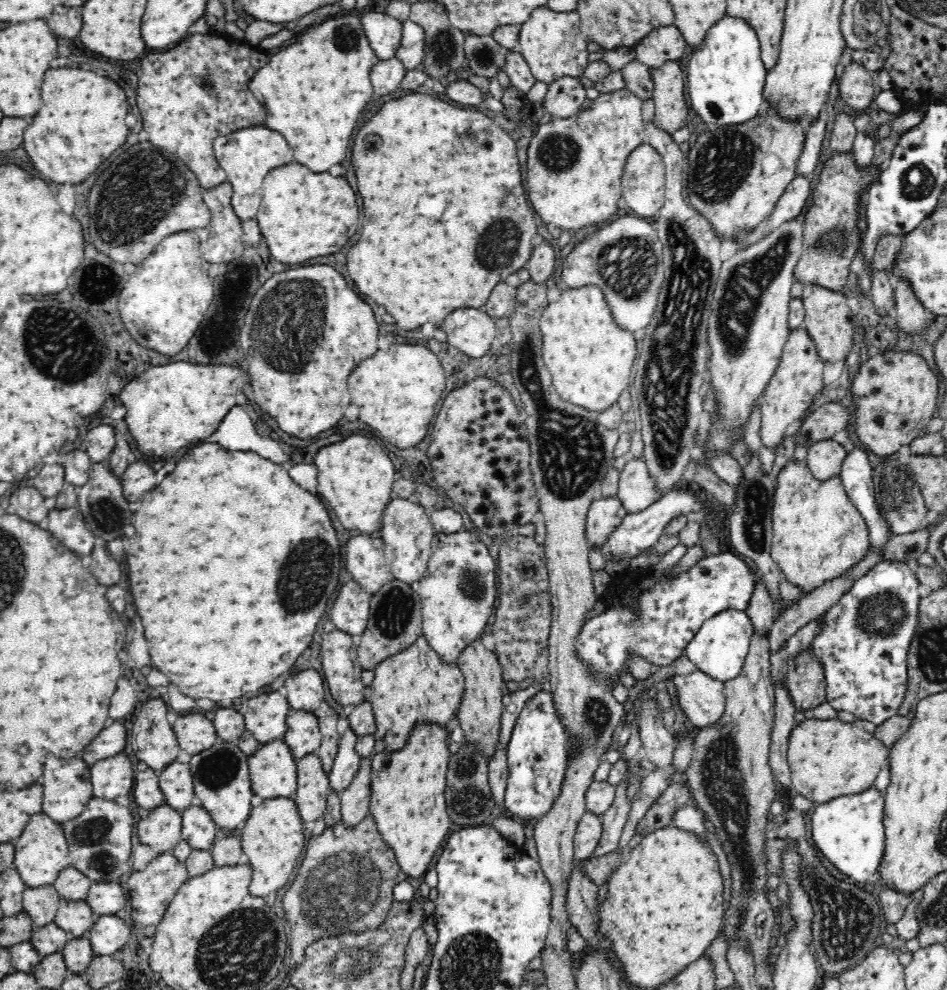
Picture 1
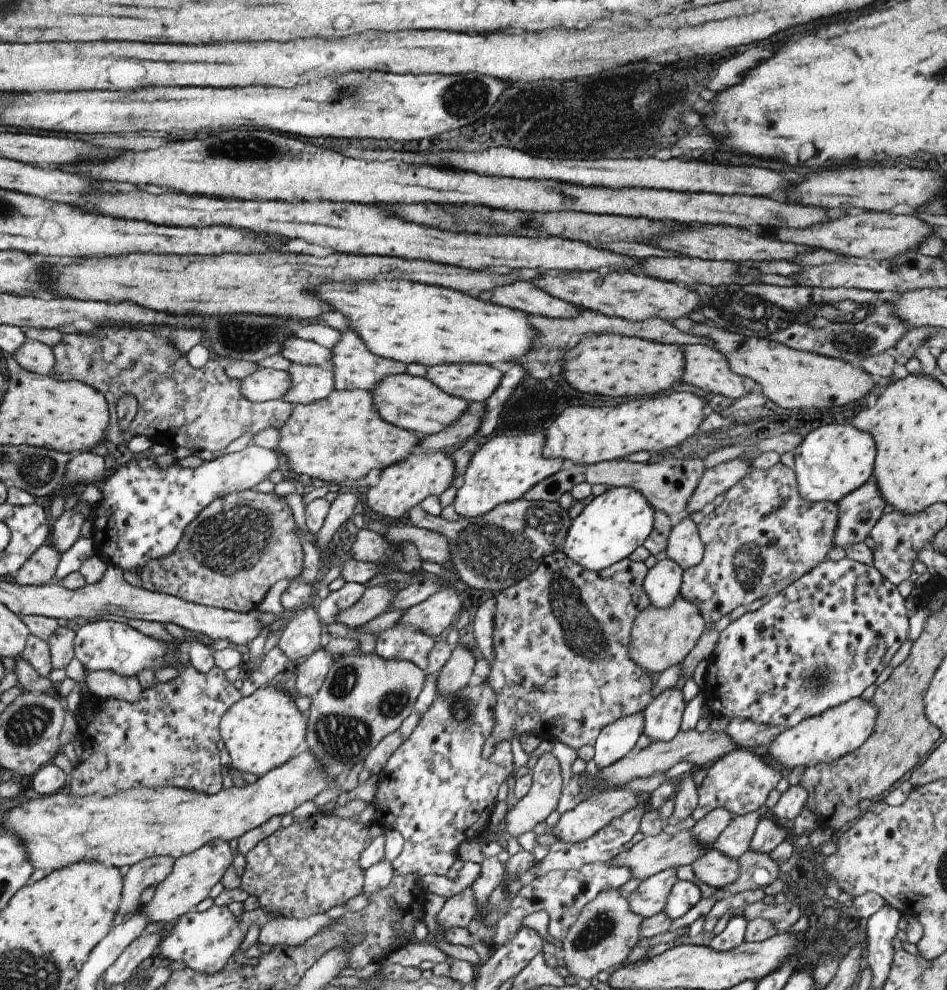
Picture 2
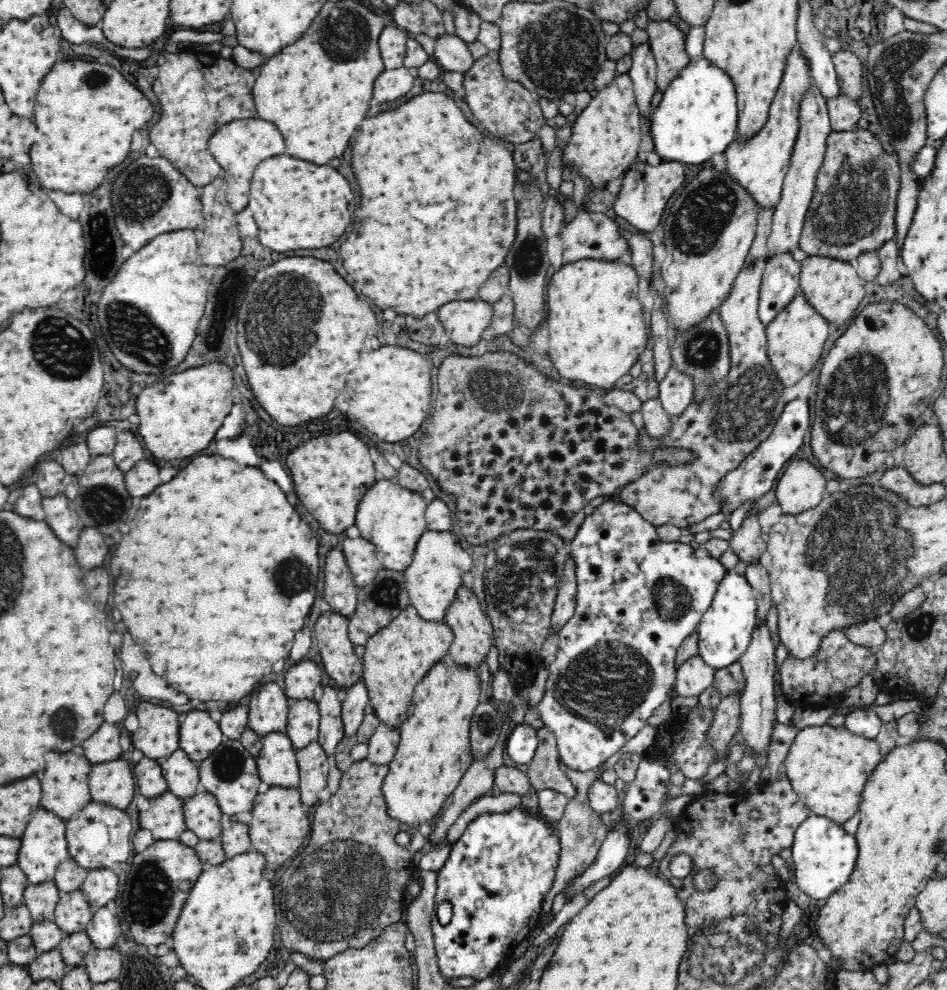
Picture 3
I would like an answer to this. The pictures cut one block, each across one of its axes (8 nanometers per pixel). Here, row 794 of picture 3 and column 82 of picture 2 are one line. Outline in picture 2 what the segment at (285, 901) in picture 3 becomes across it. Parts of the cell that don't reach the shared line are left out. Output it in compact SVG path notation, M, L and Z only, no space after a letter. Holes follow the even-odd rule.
M128 325L121 327L99 327L98 332L87 335L86 333L74 333L74 334L63 334L60 342L57 342L52 348L52 352L55 356L54 368L49 372L49 376L59 381L80 381L84 384L90 385L95 388L98 392L101 392L106 399L107 405L109 406L109 427L106 427L105 438L112 441L114 444L120 444L121 442L129 442L130 439L136 435L148 436L153 443L166 444L172 450L176 448L184 448L188 453L196 454L201 450L210 450L210 452L222 452L228 444L232 444L234 440L240 438L242 434L246 432L252 432L256 434L264 428L273 426L277 430L289 419L290 413L293 411L293 404L287 403L282 399L276 399L273 401L264 401L263 403L253 403L248 399L244 398L241 393L241 382L238 379L232 379L226 375L224 367L218 363L218 360L214 360L212 356L206 365L202 368L194 368L186 359L186 355L183 355L176 347L171 347L169 340L161 335L158 330L152 332L152 330L144 330L144 328L130 328ZM123 394L134 394L138 402L138 410L133 419L131 426L128 431L122 431L118 427L116 405Z

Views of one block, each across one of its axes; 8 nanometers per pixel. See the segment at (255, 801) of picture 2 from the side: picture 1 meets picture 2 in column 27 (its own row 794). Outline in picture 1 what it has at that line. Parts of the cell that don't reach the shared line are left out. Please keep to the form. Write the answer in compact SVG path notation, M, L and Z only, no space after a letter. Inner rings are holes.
M813 717L797 723L790 733L787 751L792 793L806 797L814 804L869 789L889 756L889 748L872 733L837 718L821 720Z

